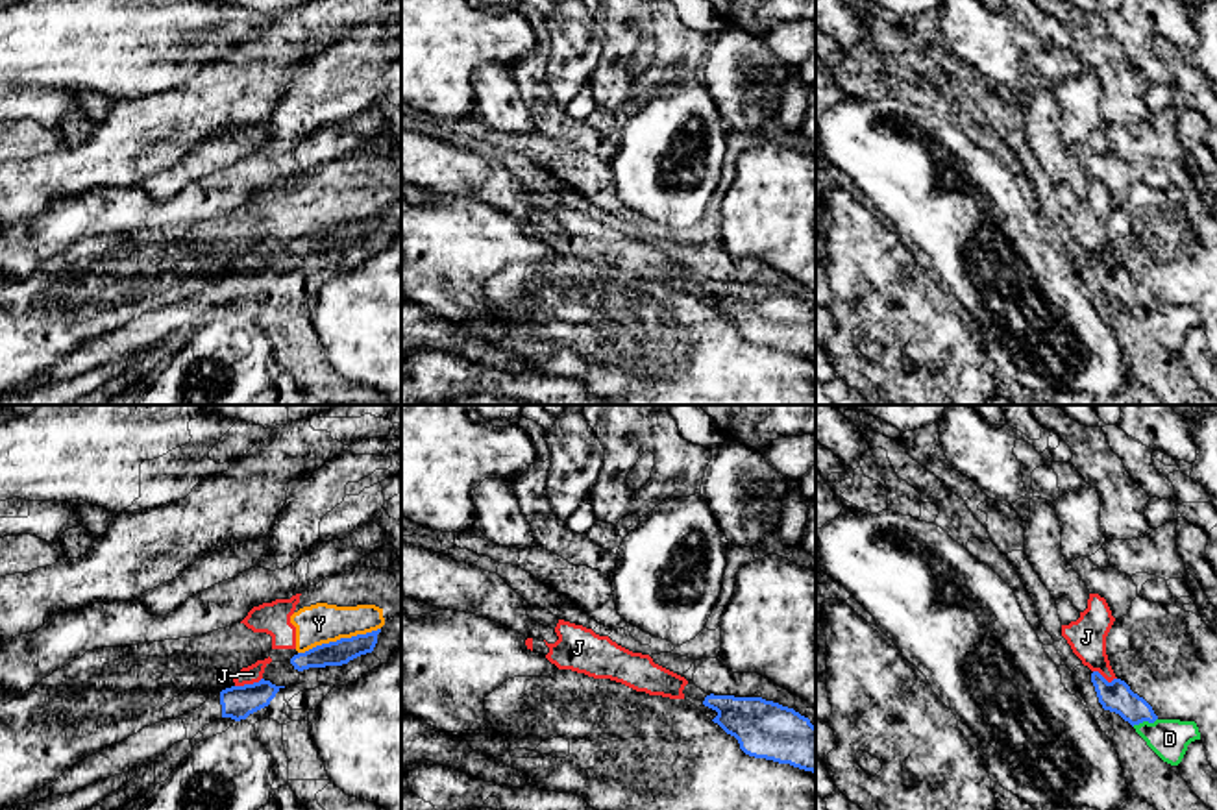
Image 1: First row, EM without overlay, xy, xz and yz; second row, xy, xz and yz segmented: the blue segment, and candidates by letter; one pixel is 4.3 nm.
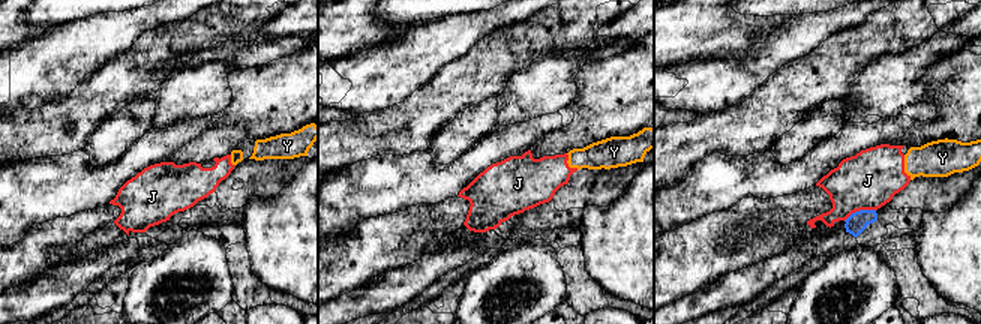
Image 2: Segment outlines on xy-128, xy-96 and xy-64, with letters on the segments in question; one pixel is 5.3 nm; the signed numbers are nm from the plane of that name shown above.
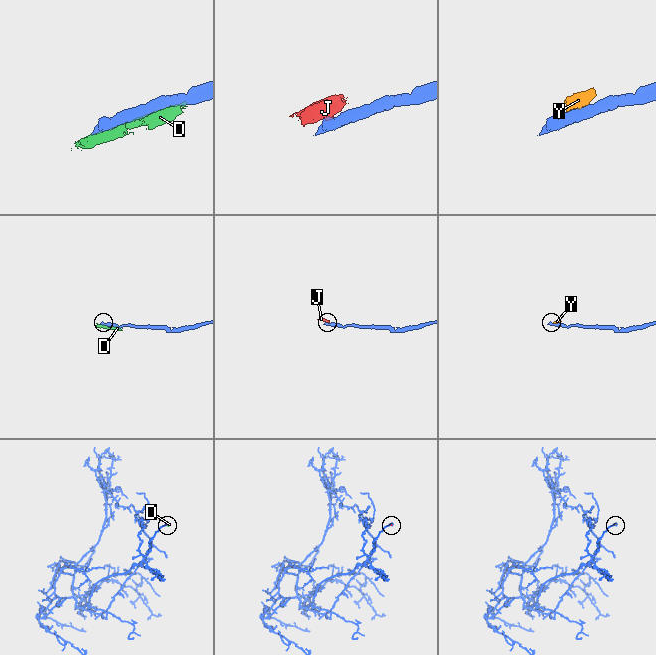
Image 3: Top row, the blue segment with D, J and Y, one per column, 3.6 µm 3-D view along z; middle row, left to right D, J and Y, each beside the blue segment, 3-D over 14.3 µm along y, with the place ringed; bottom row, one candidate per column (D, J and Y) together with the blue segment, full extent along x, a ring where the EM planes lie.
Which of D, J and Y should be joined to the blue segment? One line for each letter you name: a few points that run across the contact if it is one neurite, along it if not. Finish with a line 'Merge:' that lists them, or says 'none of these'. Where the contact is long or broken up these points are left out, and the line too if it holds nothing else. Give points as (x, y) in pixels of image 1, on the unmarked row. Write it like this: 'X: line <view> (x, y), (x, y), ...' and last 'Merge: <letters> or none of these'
Merge: none of these

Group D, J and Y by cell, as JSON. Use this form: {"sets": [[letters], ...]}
{"sets": [["D"], ["J", "Y"]]}

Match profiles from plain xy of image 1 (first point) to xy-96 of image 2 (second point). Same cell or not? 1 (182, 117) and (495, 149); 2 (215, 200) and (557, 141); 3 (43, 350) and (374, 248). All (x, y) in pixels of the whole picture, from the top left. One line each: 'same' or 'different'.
1: different
2: different
3: same

